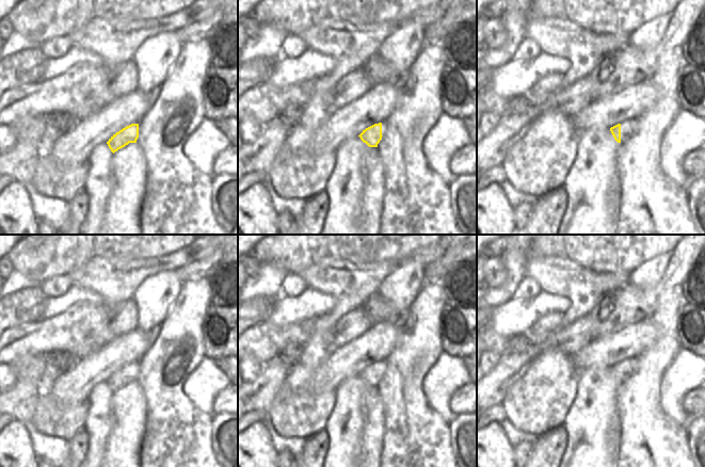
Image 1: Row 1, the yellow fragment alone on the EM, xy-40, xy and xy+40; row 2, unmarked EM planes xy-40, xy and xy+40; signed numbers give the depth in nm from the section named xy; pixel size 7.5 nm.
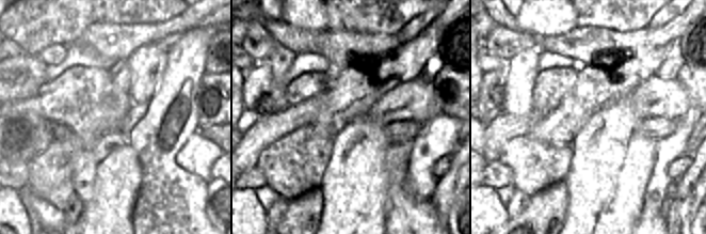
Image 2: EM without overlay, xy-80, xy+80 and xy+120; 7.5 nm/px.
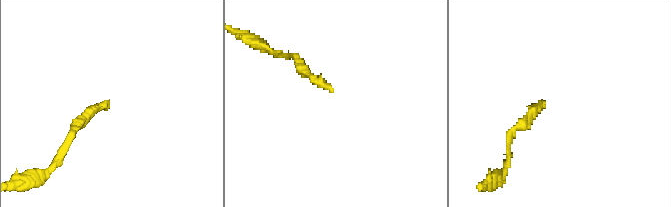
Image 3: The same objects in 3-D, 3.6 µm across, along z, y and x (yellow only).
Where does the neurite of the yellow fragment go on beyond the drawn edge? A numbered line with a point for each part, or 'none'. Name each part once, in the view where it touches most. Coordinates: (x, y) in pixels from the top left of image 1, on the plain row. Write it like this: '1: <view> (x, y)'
none

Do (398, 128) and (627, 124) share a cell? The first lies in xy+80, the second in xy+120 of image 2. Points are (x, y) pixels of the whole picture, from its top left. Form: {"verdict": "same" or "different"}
{"verdict": "different"}

